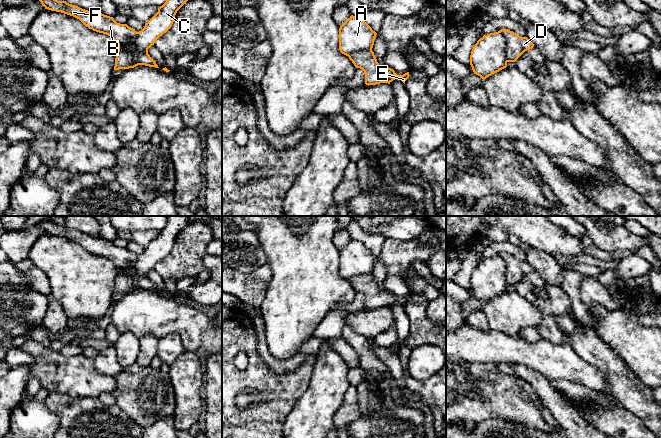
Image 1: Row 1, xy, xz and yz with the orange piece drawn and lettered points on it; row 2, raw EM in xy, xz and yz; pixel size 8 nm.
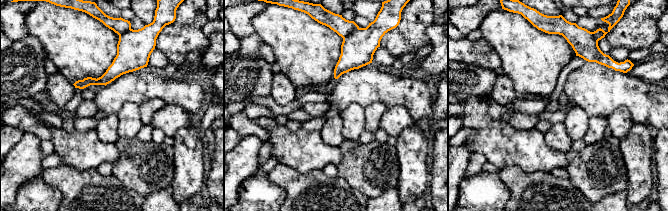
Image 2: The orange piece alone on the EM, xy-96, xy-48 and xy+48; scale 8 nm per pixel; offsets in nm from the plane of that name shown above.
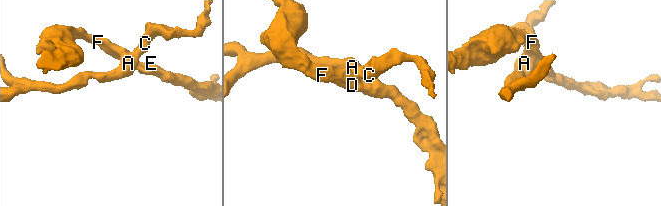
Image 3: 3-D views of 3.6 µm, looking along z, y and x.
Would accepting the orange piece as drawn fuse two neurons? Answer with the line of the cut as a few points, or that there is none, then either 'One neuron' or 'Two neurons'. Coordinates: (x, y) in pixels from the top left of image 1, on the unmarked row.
Split along yz (498, 255), (505, 262), (505, 282), (507, 285). Two neurons

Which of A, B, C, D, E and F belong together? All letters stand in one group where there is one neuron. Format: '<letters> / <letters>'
A C / B D E F

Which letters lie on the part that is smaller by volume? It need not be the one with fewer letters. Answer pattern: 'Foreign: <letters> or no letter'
Foreign: B, D, E, F

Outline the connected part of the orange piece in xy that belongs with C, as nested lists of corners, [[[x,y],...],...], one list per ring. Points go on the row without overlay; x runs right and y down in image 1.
[[[167,216],[166,226],[158,232],[158,236],[137,256],[132,270],[137,275],[146,275],[156,264],[172,250],[177,235],[189,224],[189,216]]]

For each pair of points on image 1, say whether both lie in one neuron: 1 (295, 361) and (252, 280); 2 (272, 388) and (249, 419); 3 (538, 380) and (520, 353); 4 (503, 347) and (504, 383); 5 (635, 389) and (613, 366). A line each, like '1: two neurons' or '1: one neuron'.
1: one neuron
2: one neuron
3: two neurons
4: two neurons
5: one neuron

